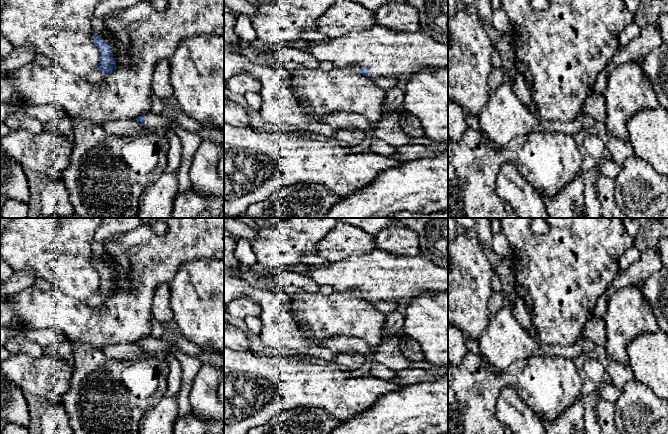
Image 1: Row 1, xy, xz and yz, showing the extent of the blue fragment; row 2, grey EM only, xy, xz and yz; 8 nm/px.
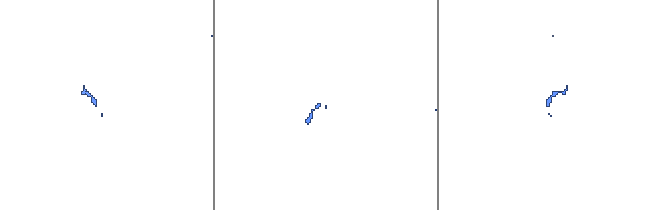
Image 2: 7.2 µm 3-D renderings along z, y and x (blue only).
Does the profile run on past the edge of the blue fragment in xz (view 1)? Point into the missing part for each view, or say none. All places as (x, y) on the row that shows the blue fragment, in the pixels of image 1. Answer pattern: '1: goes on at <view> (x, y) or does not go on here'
1: goes on at xz (398, 55)

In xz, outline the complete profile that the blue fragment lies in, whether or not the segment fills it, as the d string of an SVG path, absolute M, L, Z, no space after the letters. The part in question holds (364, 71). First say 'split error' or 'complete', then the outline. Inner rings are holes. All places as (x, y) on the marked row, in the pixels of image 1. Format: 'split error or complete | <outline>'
split error | M375 24L364 31L349 32L327 42L310 42L307 52L319 62L331 62L334 67L357 66L359 72L375 81L386 77L409 80L426 67L448 68L448 44L439 43L428 32L391 31Z

